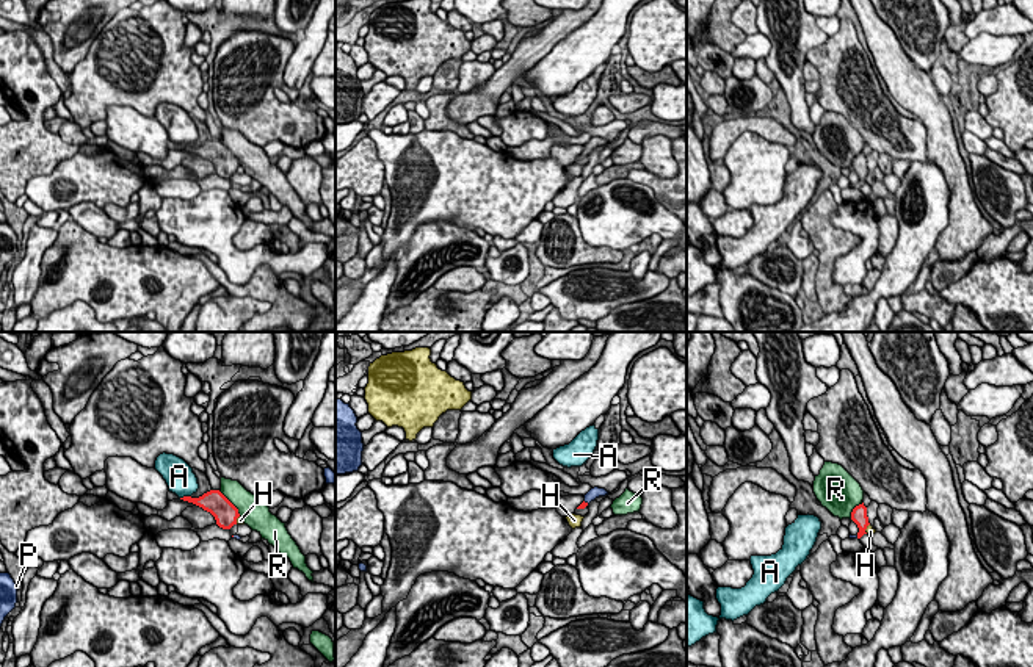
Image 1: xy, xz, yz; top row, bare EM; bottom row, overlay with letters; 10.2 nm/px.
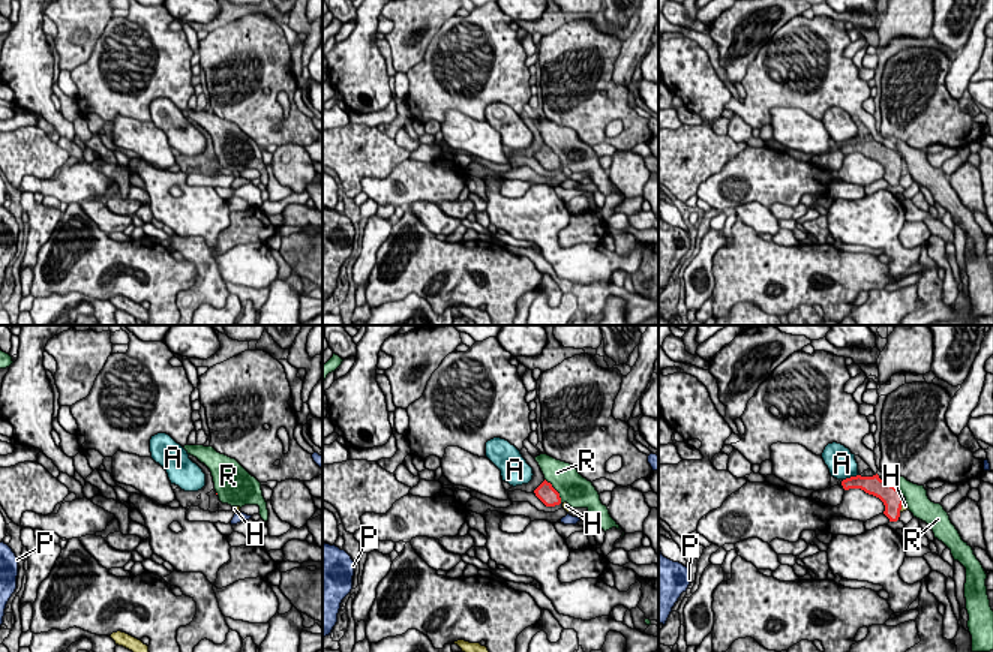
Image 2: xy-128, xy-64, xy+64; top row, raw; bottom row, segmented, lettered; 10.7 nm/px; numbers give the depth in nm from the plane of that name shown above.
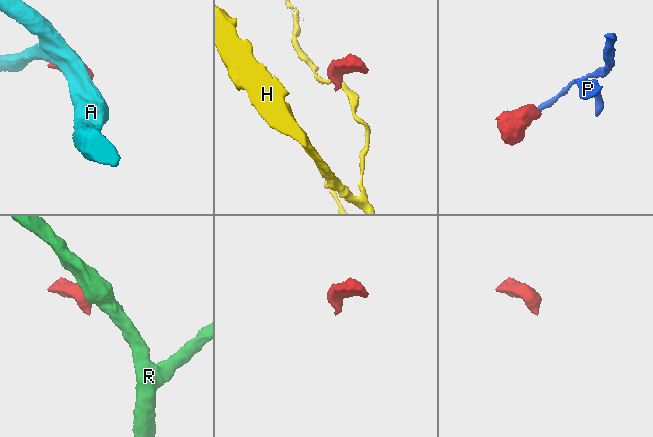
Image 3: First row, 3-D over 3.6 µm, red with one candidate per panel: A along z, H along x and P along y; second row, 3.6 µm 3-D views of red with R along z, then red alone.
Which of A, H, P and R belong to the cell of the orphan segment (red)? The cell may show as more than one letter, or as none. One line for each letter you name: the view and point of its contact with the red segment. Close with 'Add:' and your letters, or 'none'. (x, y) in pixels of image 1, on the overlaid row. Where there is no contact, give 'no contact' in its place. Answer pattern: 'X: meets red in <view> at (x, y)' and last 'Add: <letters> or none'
P: meets red in xz at (587, 503)
Add: P

